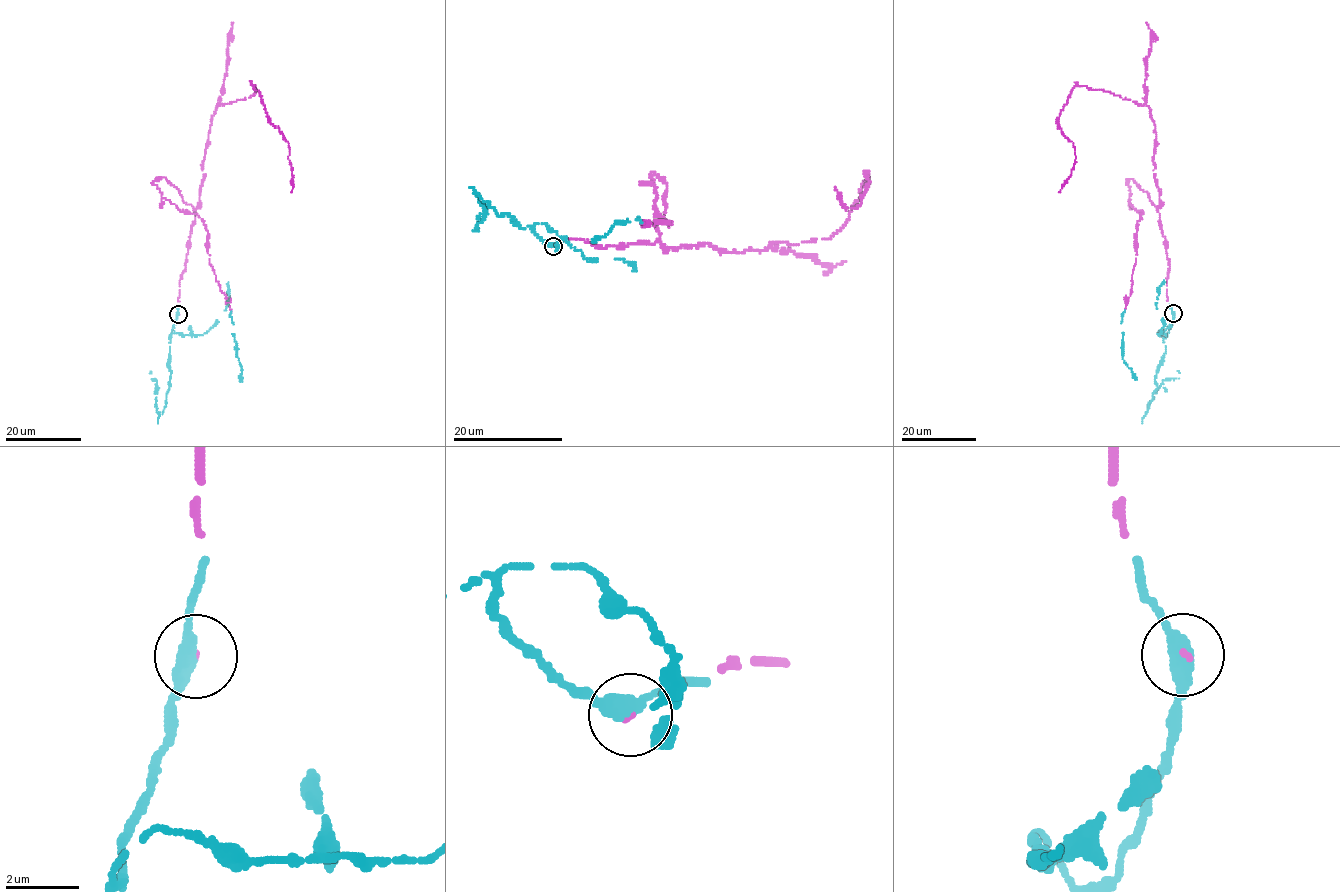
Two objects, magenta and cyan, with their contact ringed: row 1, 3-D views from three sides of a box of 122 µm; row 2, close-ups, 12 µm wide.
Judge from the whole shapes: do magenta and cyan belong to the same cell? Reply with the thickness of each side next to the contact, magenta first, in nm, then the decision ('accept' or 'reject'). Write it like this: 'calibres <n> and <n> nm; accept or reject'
calibres 100 and 360 nm; accept

